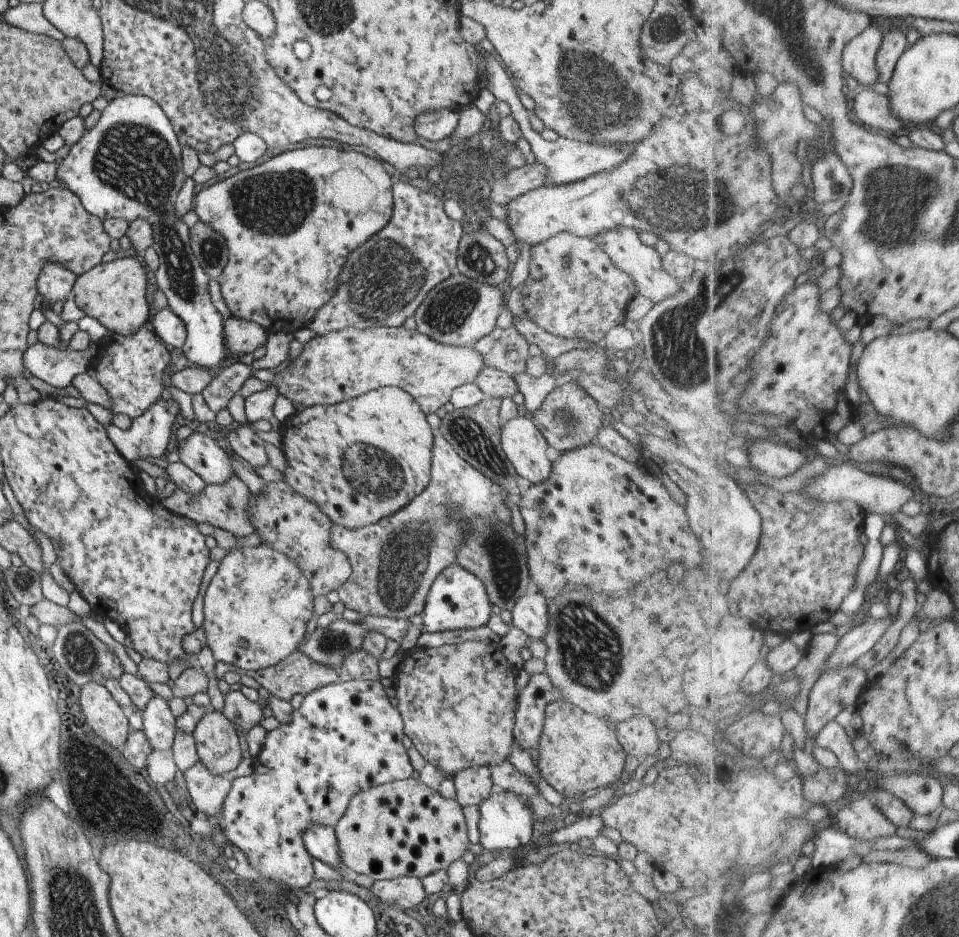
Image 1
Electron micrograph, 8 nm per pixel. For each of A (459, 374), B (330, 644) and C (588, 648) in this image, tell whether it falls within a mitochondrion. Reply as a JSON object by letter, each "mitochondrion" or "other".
{"A":"other","B":"mitochondrion","C":"mitochondrion"}

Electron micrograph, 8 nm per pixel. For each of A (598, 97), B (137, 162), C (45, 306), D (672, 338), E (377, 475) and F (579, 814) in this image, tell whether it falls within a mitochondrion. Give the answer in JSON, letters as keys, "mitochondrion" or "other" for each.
{"A":"mitochondrion","B":"mitochondrion","C":"other","D":"mitochondrion","E":"mitochondrion","F":"other"}

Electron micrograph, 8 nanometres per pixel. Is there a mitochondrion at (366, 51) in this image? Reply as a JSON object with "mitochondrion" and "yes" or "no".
{"mitochondrion":"no"}

